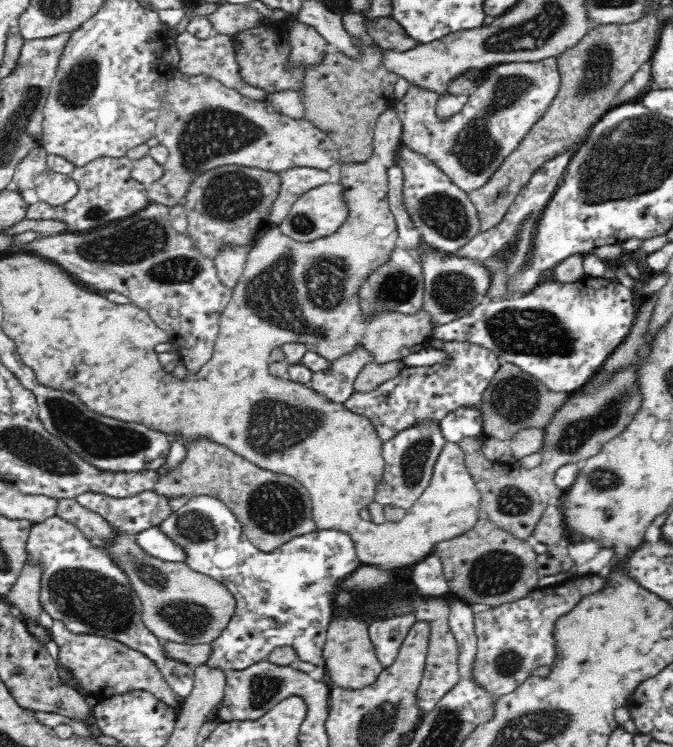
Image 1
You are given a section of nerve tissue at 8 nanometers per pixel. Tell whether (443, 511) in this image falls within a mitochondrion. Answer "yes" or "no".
no

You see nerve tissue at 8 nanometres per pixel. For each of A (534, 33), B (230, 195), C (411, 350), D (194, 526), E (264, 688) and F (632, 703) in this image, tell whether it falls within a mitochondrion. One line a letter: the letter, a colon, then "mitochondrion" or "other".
A: mitochondrion
B: mitochondrion
C: other
D: mitochondrion
E: mitochondrion
F: other

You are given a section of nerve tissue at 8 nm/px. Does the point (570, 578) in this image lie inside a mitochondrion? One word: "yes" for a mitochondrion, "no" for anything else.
no

